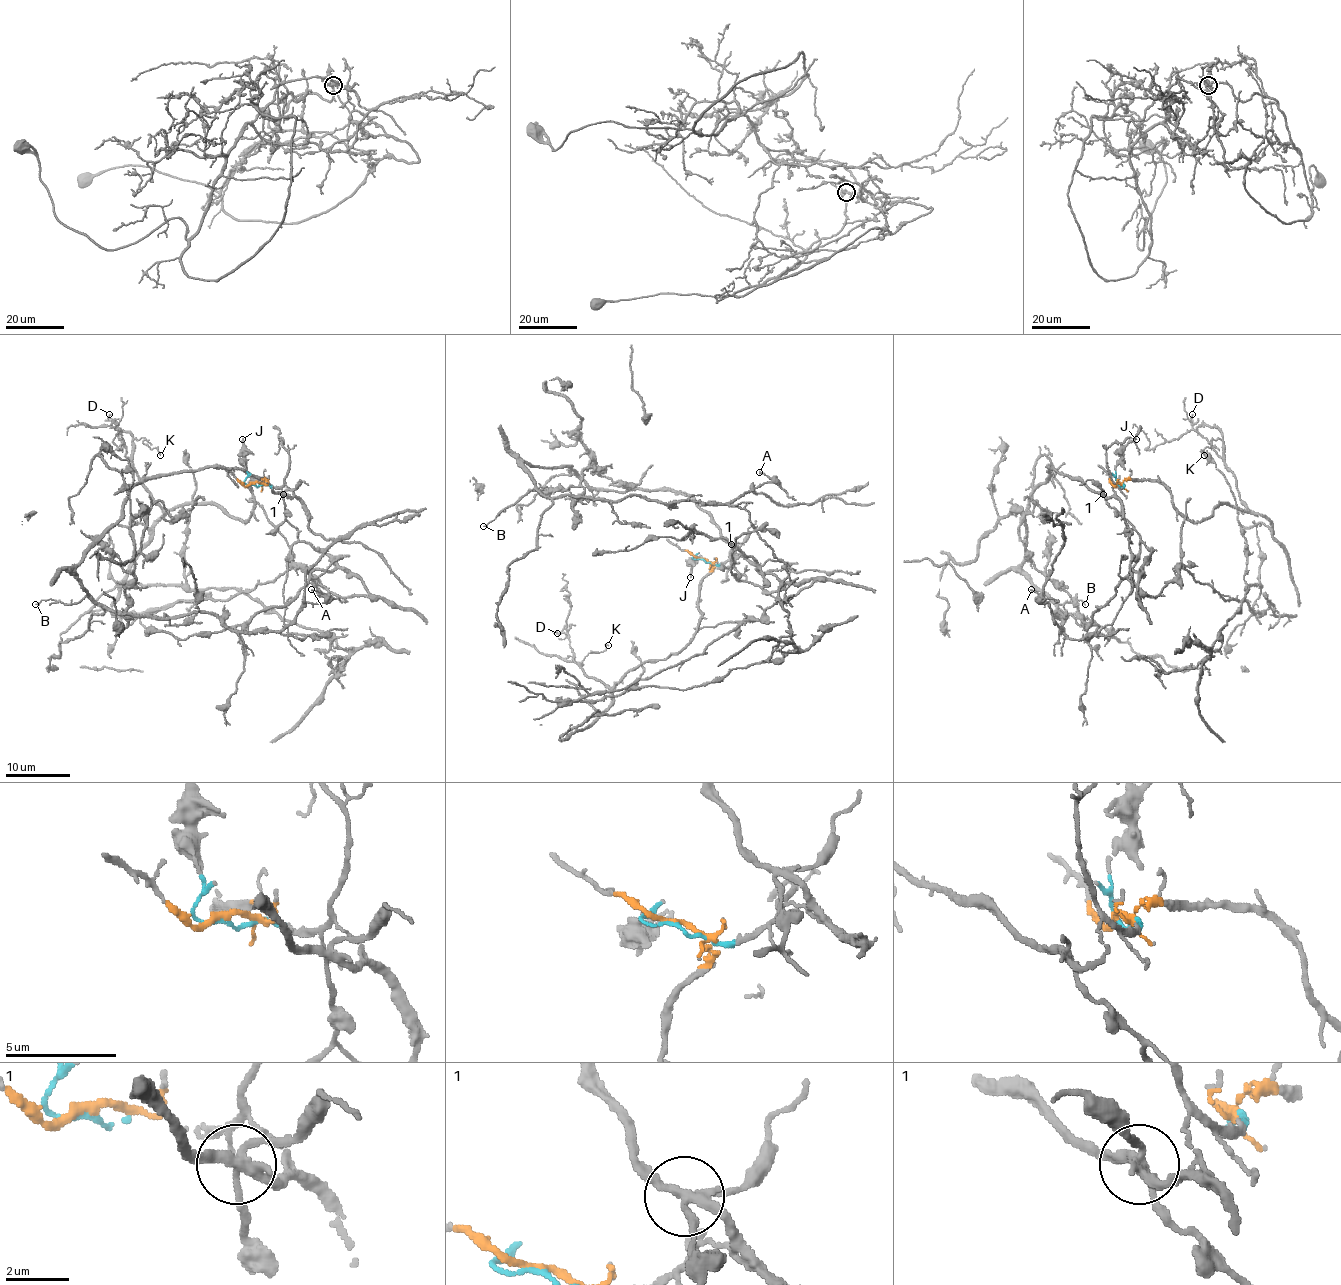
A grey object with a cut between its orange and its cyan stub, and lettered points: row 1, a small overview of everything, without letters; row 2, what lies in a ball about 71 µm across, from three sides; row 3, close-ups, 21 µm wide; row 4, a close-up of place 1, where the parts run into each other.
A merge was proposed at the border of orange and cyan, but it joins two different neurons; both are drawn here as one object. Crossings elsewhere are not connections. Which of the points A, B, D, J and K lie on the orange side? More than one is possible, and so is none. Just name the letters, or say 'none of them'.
D, K

